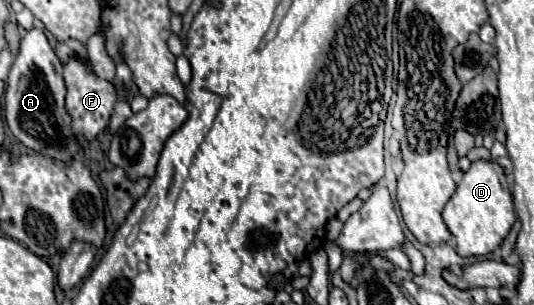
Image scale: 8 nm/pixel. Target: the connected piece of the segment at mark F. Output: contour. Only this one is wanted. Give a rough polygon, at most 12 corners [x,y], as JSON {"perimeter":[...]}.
{"perimeter":[[81,58],[65,64],[73,130],[87,140],[109,124],[115,86]]}

